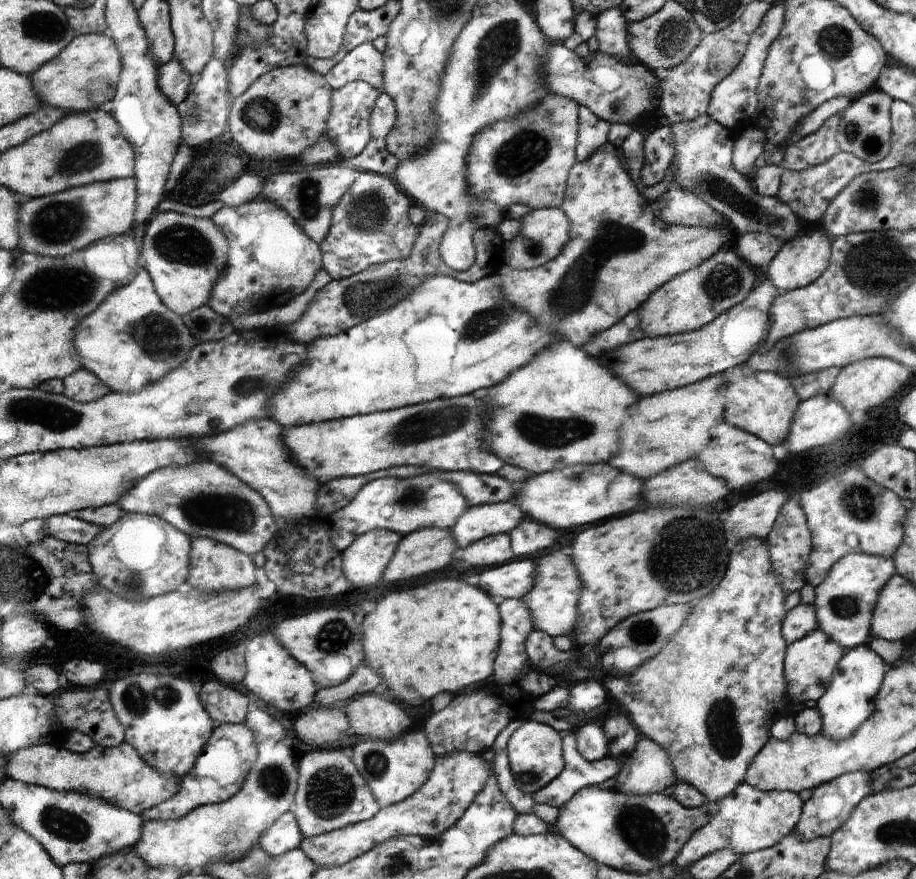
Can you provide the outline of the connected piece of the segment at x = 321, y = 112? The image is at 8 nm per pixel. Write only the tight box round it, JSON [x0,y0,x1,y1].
[229,64,331,166]

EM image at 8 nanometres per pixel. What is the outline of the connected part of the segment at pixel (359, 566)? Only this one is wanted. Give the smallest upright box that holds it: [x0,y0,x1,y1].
[342,529,400,588]

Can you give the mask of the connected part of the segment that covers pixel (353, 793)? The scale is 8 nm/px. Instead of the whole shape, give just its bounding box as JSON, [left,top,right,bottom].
[293,750,382,838]

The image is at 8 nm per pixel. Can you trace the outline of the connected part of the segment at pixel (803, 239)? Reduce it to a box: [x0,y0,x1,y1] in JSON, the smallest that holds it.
[765,229,830,293]

